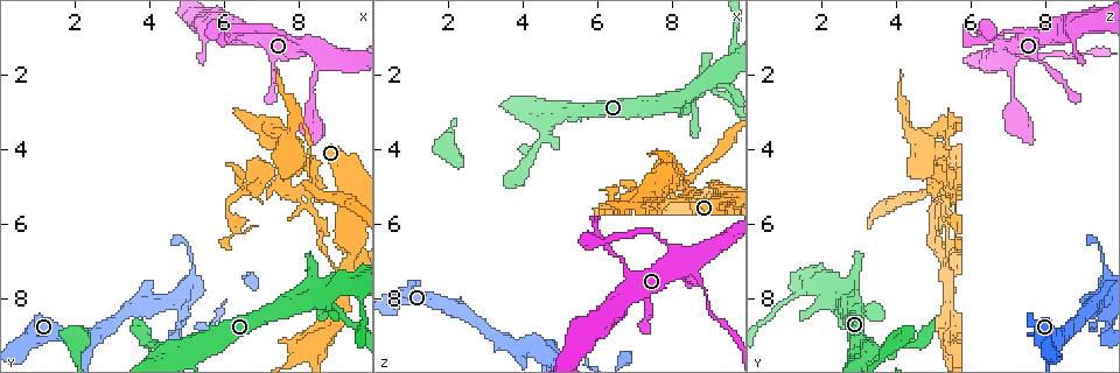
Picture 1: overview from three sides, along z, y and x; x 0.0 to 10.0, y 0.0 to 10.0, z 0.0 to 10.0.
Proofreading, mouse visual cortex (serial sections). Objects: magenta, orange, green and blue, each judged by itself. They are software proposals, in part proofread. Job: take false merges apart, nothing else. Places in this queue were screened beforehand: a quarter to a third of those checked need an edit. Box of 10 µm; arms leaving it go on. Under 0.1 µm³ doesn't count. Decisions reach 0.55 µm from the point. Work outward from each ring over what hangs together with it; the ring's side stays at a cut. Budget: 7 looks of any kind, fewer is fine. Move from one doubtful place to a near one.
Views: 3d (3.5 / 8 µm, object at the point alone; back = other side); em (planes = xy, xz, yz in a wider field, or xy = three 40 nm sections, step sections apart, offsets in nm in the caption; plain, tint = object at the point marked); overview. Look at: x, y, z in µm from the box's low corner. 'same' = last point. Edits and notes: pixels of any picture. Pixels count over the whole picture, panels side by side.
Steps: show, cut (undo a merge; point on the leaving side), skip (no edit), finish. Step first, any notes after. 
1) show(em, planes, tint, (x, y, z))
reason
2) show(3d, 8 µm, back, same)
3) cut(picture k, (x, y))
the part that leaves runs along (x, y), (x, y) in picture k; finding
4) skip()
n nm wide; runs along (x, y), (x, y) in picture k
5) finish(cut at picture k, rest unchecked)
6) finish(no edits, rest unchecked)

show(3d, 8 µm, back, (8.80, 7.95, 2.30))
four arms meet

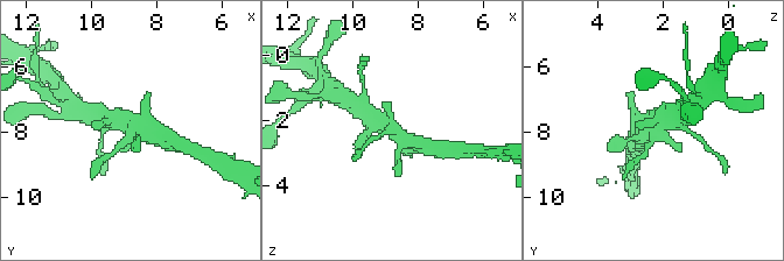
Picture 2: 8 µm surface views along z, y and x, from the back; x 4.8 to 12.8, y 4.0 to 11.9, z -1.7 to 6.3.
show(3d, 3.5 µm, back, same)
zoom in

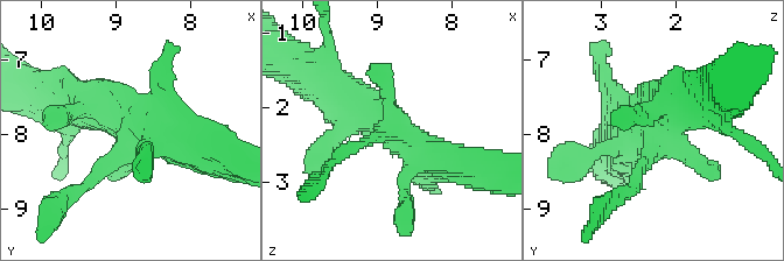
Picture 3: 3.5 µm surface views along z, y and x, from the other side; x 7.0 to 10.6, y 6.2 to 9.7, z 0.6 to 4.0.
show(em, xy, step 2, tint, (8.80, 7.90, 2.30))
need the tissue

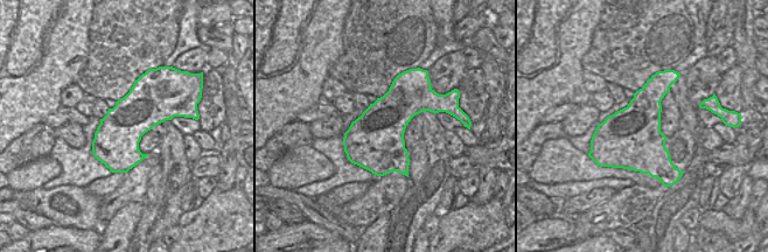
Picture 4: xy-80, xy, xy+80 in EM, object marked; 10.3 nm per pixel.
skip()
runs along (459, 163), (415, 148), (334, 83) in picture 3; one cell here

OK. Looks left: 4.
show(3d, 8 µm, back, (4.95, 8.75, 9.15))
sharp bend

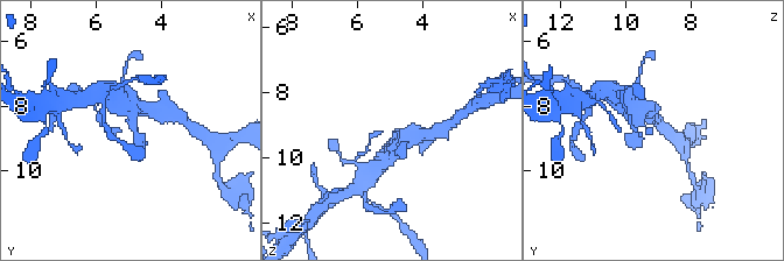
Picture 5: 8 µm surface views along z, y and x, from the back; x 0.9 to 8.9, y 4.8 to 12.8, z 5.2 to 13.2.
show(em, xy, step 5, tint, same)
arms of 100, 350 nm; need the tissue

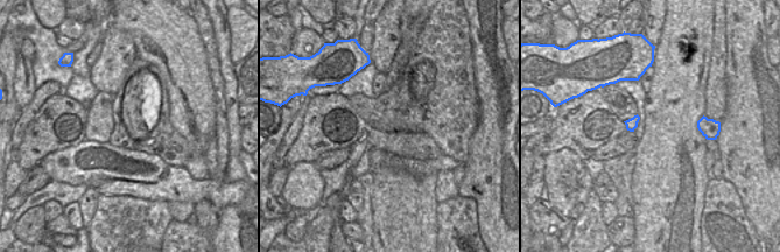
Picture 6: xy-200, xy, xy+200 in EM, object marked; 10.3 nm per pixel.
skip()
continuous, no second cell

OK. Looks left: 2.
show(3d, 3.5 µm, (8.50, 1.40, 7.10))
a narrow waist

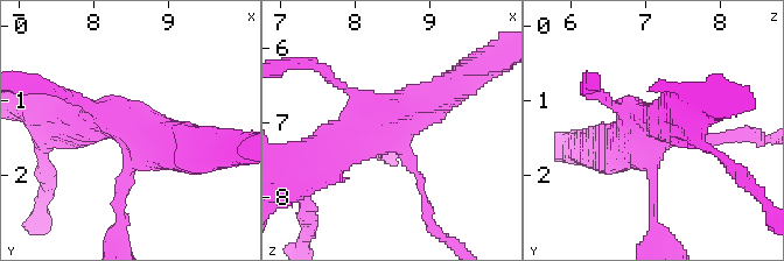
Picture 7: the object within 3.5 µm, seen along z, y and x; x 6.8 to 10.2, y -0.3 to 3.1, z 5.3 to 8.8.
show(em, planes, tint, (8.45, 1.35, 7.10))

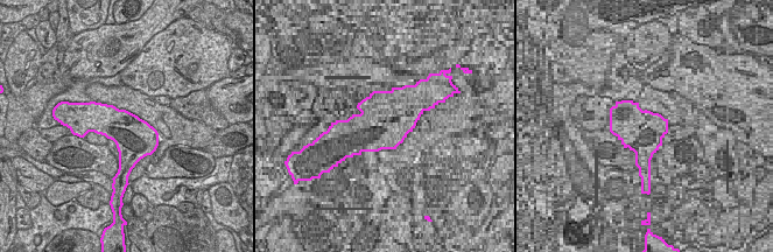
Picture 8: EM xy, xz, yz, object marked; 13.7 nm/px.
skip()
runs along (321, 160), (450, 89) in picture 7; all the same cell

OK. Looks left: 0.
finish(no edits, rest unchecked)

